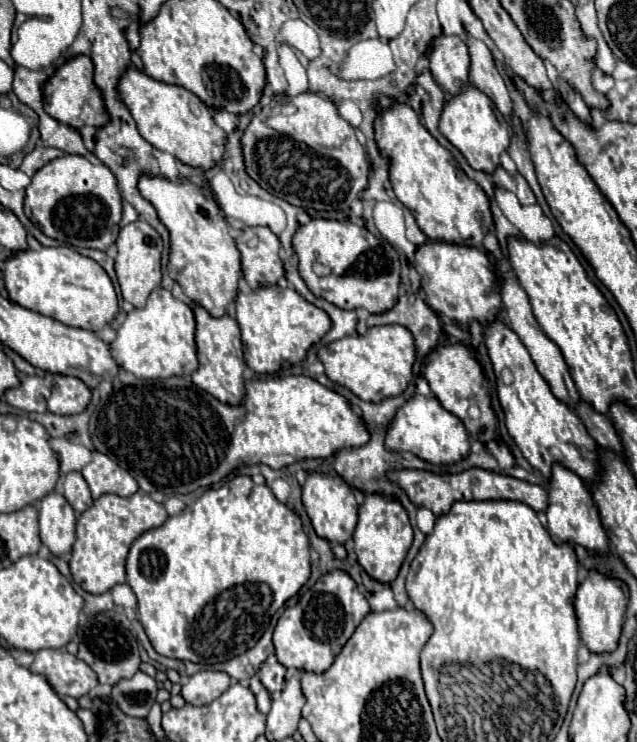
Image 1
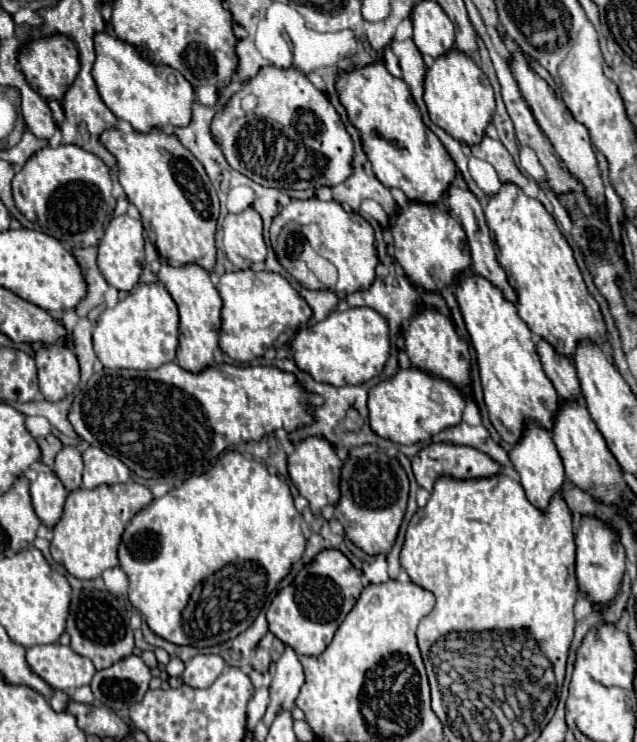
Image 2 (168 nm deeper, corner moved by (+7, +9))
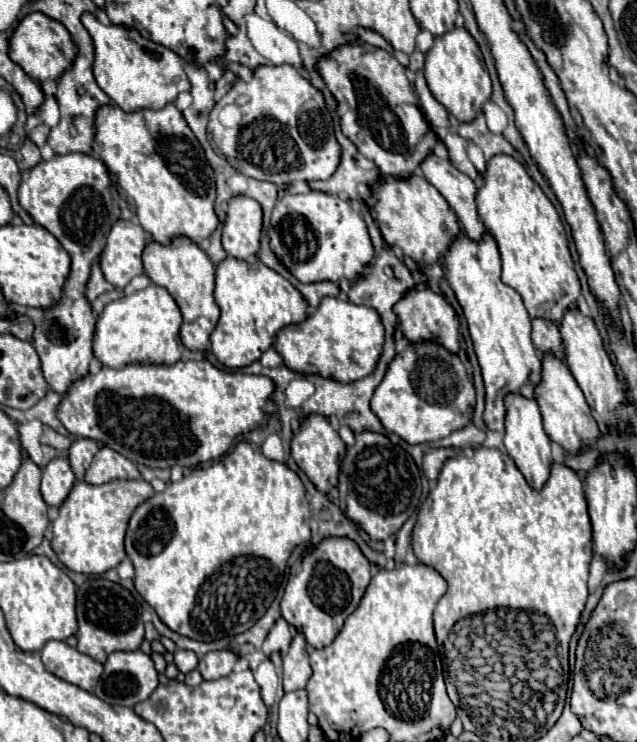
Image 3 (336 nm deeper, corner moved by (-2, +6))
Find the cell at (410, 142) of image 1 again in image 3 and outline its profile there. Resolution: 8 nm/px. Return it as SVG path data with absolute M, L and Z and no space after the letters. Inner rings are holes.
M345 44L317 62L317 70L327 88L339 102L343 134L357 146L357 150L373 160L383 176L409 178L413 168L433 154L435 146L419 146L423 136L431 130L419 104L417 94L405 74L405 66L389 52L369 44Z

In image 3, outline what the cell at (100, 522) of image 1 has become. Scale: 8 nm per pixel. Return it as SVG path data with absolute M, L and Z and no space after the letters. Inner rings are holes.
M111 480L101 486L87 482L75 482L71 494L59 508L59 518L53 526L51 546L57 558L73 572L81 574L105 574L117 568L125 558L123 538L131 514L139 504L151 498L155 492L145 480Z

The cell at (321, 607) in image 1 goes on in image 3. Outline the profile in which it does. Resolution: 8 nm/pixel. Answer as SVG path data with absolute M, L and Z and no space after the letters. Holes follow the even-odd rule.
M327 538L307 550L305 556L291 566L291 576L281 600L281 616L295 626L313 648L325 648L335 640L347 616L357 610L369 580L369 562L357 544L349 538Z

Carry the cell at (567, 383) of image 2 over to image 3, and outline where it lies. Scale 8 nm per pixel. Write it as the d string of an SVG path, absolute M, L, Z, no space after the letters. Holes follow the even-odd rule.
M535 318L533 320L533 334L531 334L531 340L535 344L535 348L541 352L541 354L553 354L557 356L559 360L565 360L565 350L563 350L563 340L561 340L561 334L559 334L559 328L547 320L541 320L541 318Z

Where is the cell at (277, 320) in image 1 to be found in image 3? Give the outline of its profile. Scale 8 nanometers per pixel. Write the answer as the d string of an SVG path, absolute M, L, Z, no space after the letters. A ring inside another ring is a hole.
M225 258L215 272L215 302L221 308L219 324L211 334L211 350L229 368L245 368L271 348L283 326L307 320L307 302L303 294L281 274L263 266L259 258Z

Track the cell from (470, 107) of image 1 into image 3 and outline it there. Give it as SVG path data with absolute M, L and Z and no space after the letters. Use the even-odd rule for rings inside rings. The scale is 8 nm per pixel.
M453 28L443 34L443 38L435 38L433 48L425 58L425 80L435 100L443 104L445 110L457 118L457 122L473 122L493 94L491 76L481 62L481 50L465 28Z

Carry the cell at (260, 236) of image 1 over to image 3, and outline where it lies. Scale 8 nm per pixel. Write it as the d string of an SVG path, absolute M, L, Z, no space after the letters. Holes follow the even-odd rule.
M247 196L229 200L227 220L223 224L223 248L237 260L247 260L259 254L263 230L263 210Z

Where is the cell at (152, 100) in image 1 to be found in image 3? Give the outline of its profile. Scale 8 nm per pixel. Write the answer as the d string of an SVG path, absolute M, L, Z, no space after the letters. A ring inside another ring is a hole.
M83 14L81 22L89 30L93 44L95 44L95 62L93 62L95 80L97 80L99 88L111 98L111 102L115 102L121 110L125 110L125 112L137 112L137 110L145 110L145 108L159 110L167 104L173 104L181 92L191 90L191 82L183 70L183 60L169 48L143 38L135 30L127 30L123 26L113 26L113 24L103 26L93 14Z

